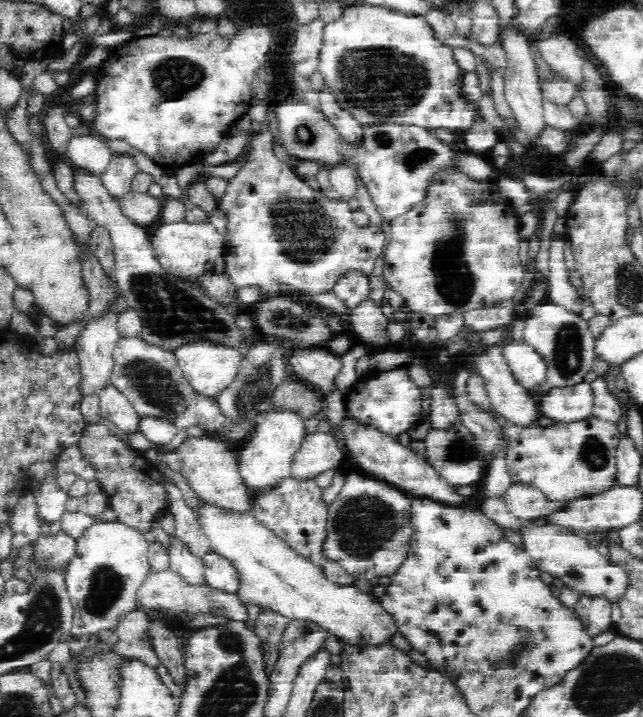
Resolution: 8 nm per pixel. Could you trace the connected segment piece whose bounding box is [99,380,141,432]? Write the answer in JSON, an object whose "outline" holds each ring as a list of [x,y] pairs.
{"outline":[[[110,380],[99,390],[99,411],[114,421],[120,429],[134,432],[139,430],[141,417],[128,401],[128,397]]]}

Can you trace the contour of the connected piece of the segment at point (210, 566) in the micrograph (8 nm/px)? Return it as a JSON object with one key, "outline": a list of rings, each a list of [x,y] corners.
{"outline":[[[212,551],[203,557],[203,561],[208,586],[234,595],[239,587],[239,576],[232,561]]]}

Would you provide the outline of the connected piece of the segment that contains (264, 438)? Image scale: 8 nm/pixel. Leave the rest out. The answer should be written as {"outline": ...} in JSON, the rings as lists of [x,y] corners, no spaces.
{"outline":[[[276,407],[268,408],[266,412],[262,412],[257,416],[258,426],[254,430],[254,434],[244,447],[237,452],[238,467],[242,477],[250,488],[252,494],[258,489],[273,487],[281,480],[291,476],[291,466],[294,462],[295,454],[301,447],[301,444],[306,436],[306,419],[300,413],[293,409],[280,409]]]}

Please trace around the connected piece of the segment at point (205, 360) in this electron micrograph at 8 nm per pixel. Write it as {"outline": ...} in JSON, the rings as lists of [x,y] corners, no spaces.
{"outline":[[[204,339],[187,341],[186,344],[176,346],[173,351],[178,366],[182,369],[190,385],[199,393],[210,396],[218,396],[222,388],[233,381],[241,361],[241,352],[235,348]]]}

